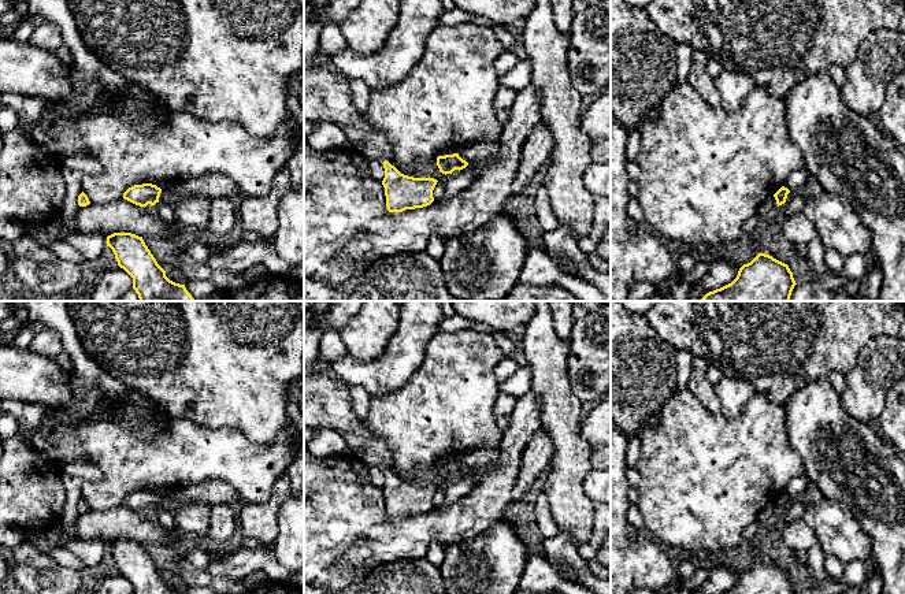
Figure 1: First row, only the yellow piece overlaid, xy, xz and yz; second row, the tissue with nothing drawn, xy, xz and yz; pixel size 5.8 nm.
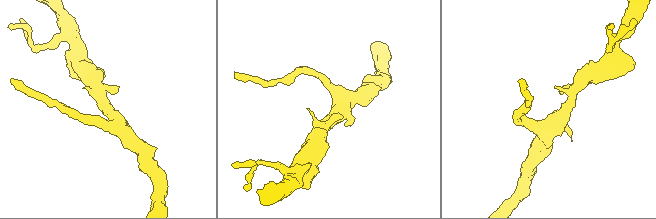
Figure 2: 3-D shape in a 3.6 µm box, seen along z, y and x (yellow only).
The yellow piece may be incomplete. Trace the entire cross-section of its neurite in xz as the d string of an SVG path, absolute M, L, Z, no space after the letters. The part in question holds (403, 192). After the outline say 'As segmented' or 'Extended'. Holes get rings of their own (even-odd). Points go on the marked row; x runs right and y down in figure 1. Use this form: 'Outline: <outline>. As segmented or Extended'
Outline: M387 160L383 163L386 208L389 212L423 208L434 201L433 190L437 185L434 178L413 178L401 174Z. As segmented

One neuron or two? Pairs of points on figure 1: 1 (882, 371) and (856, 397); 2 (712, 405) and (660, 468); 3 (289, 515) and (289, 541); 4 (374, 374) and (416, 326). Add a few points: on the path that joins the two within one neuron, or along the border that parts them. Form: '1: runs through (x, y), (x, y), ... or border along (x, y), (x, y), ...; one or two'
1: runs through (875, 378), (863, 390); one
2: border along (686, 388), (711, 412), (719, 412); two
3: runs through (289, 522), (289, 534); one
4: runs through (386, 362), (410, 338); one

